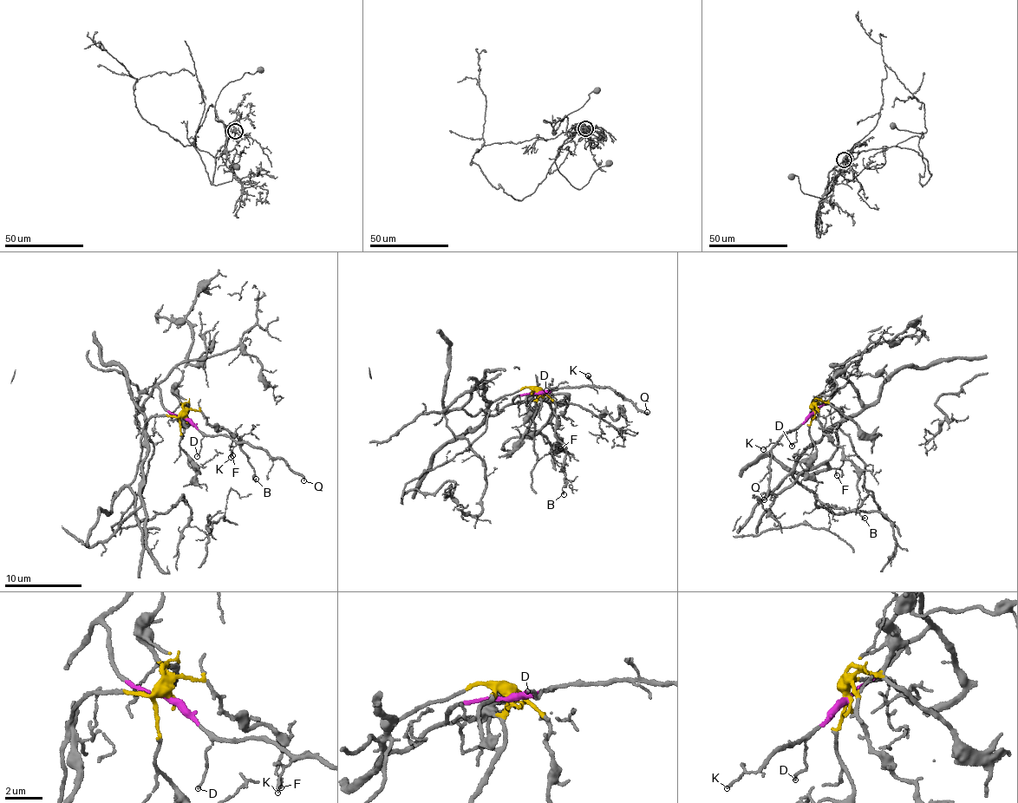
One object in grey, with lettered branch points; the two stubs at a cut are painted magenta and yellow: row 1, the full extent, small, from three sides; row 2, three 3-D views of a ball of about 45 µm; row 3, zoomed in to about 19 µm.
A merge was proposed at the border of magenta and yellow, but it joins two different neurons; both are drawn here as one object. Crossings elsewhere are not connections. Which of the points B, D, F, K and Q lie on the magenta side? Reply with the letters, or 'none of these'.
D, K, Q

